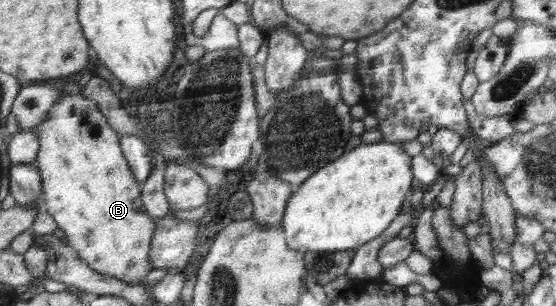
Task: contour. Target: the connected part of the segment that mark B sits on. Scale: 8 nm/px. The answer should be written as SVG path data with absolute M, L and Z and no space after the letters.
M67 94L51 108L46 121L35 130L40 148L33 164L42 179L43 208L53 217L56 227L63 229L66 241L74 247L79 257L100 274L122 279L131 285L142 285L144 277L153 269L149 262L151 237L155 221L142 202L142 187L125 161L121 139L99 112L97 104L83 96Z

